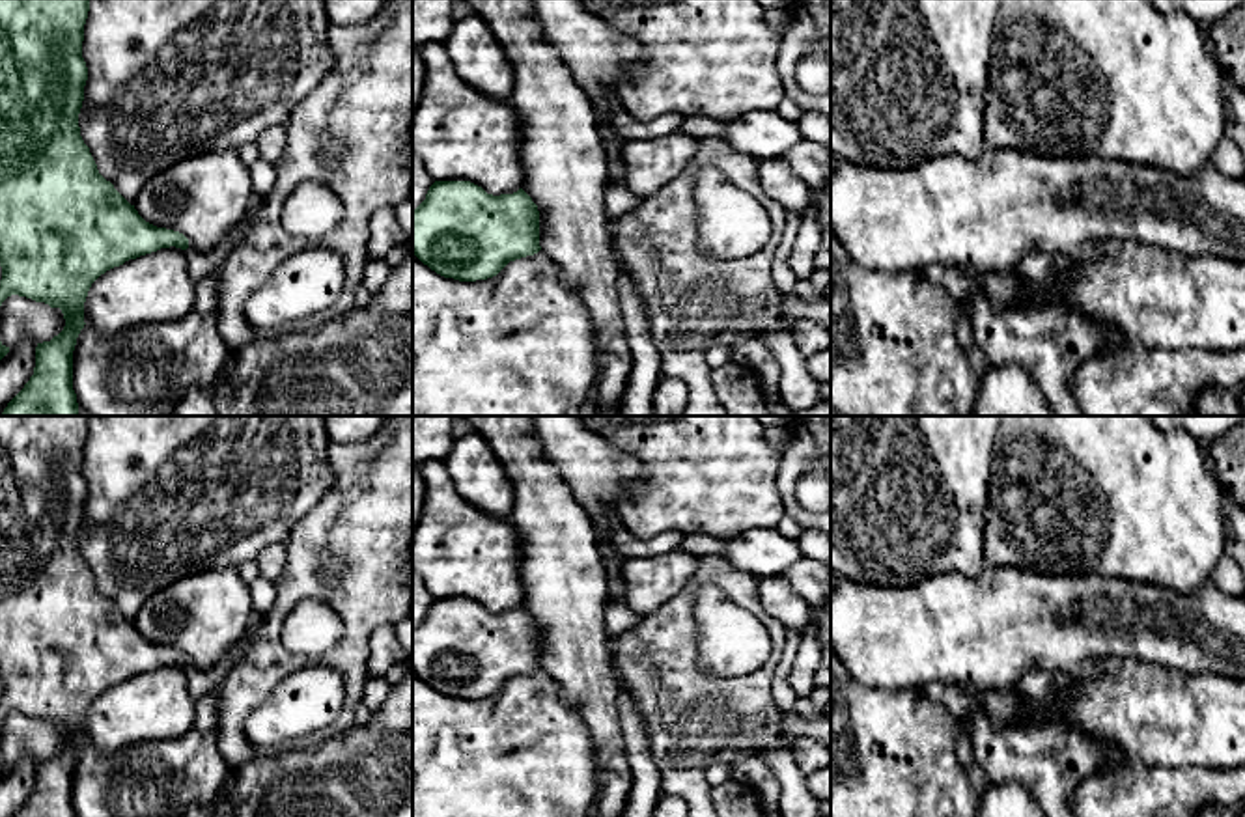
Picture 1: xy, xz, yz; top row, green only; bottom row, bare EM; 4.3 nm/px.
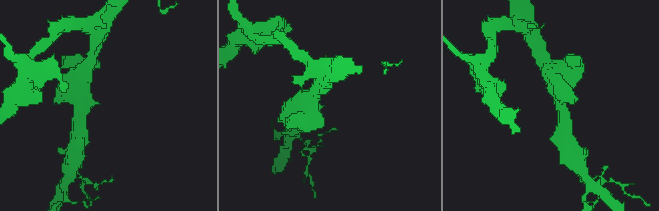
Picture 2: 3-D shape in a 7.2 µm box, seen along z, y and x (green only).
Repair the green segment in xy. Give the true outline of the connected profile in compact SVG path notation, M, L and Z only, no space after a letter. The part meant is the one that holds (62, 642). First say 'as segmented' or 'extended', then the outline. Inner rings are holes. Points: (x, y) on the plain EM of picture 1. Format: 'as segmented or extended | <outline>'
extended | M0 416L0 724L11 714L26 714L60 726L63 748L37 761L30 798L13 817L77 817L73 808L73 769L84 746L84 720L91 701L106 688L161 666L181 666L190 696L198 701L231 672L246 653L252 627L211 670L196 670L189 657L174 647L146 640L110 599L106 599L84 561L78 532L84 519L88 485L82 476L84 442L90 416Z

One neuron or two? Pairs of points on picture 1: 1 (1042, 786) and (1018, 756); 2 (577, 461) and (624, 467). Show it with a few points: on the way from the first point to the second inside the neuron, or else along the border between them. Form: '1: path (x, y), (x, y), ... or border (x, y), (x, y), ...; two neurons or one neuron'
1: path (1040, 778), (1025, 763); one neuron
2: path (588, 463), (592, 467), (613, 467); one neuron

